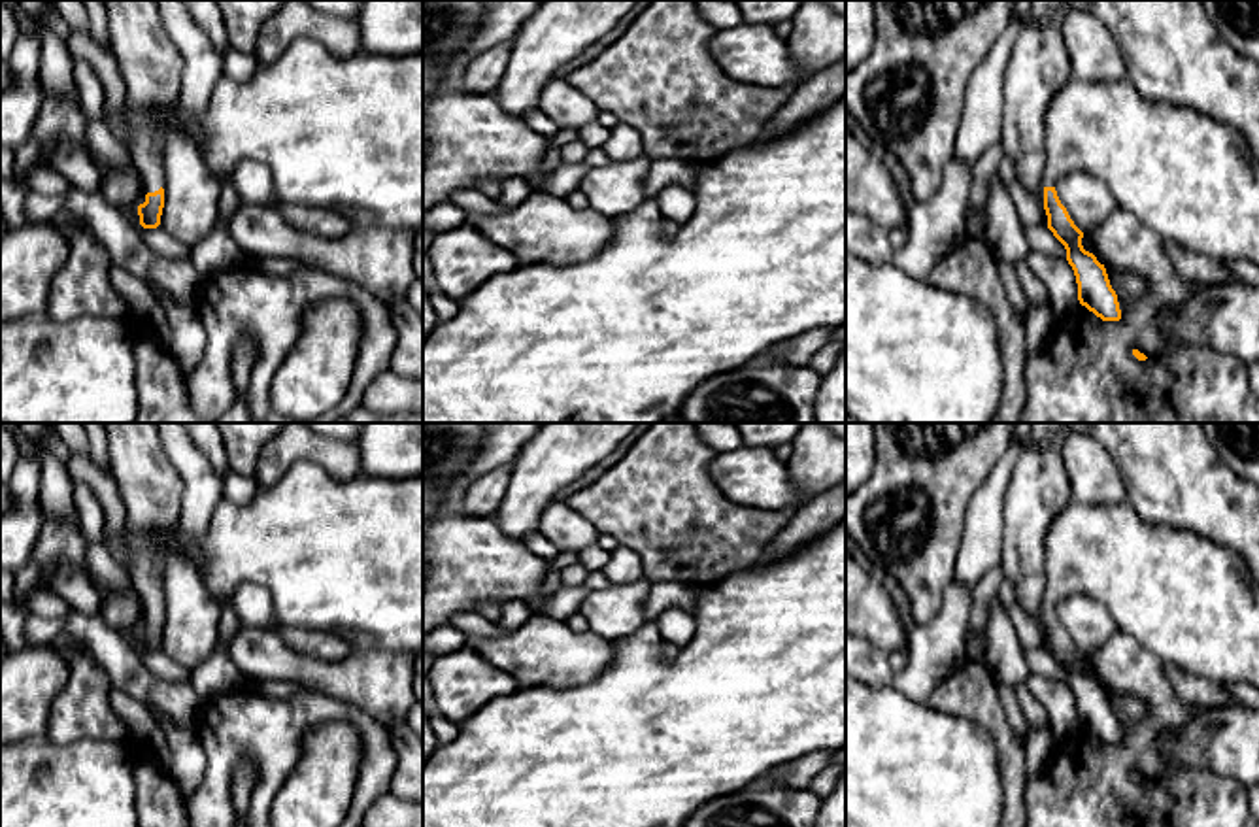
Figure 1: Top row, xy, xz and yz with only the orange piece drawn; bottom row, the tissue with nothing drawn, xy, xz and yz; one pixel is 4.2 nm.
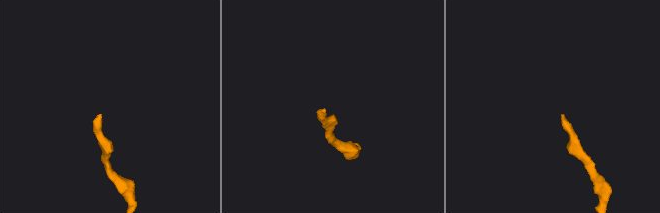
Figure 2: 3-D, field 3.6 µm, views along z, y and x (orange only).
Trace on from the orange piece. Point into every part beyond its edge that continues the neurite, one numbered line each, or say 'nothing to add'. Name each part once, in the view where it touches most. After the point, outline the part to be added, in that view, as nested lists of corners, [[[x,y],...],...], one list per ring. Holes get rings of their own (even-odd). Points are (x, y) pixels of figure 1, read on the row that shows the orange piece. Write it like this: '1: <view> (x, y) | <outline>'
1: xy (144, 127) | [[[125,104],[121,117],[128,127],[128,153],[142,174],[143,189],[155,193],[162,187],[162,121],[164,117],[155,111],[140,111]]]

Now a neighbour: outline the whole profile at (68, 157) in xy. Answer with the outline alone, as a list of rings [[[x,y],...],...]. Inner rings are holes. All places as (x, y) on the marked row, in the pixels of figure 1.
[[[57,138],[45,157],[53,170],[62,174],[74,187],[100,194],[102,174],[89,149],[68,138]]]

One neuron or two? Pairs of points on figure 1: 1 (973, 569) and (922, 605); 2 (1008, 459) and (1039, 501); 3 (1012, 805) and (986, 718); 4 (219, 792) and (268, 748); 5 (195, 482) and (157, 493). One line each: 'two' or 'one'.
1: two
2: two
3: one
4: one
5: two

